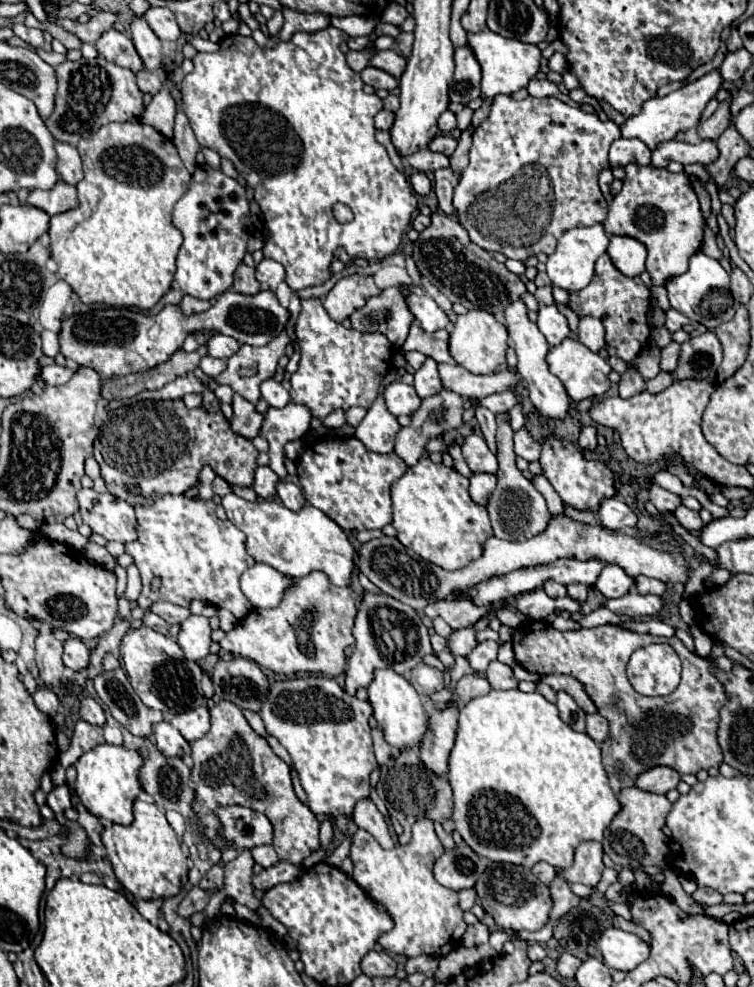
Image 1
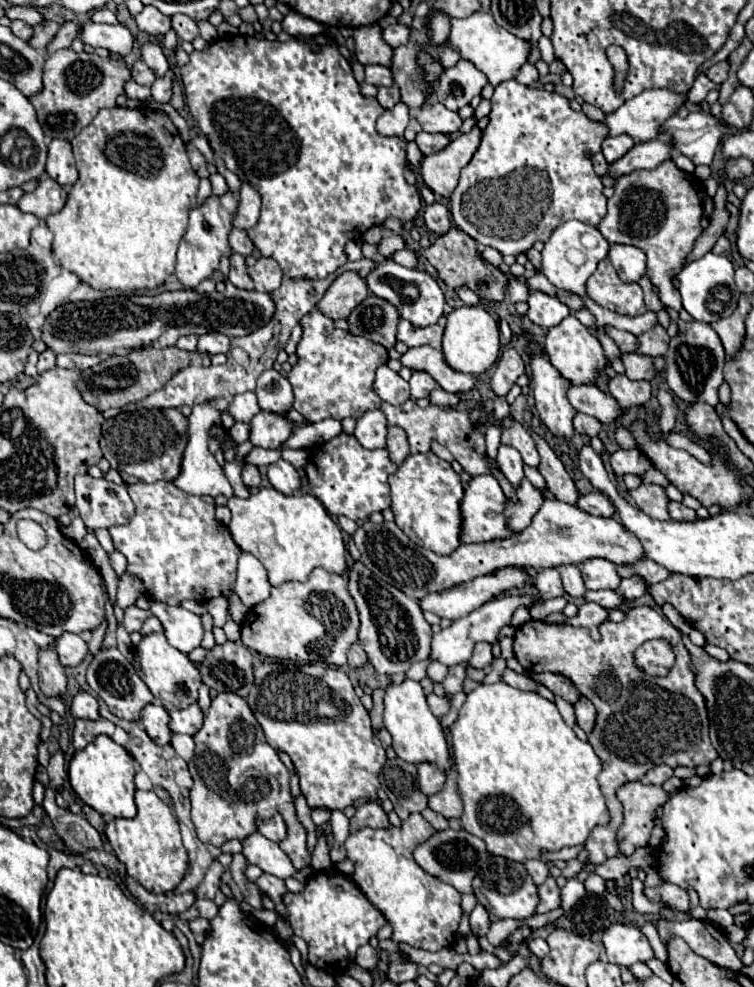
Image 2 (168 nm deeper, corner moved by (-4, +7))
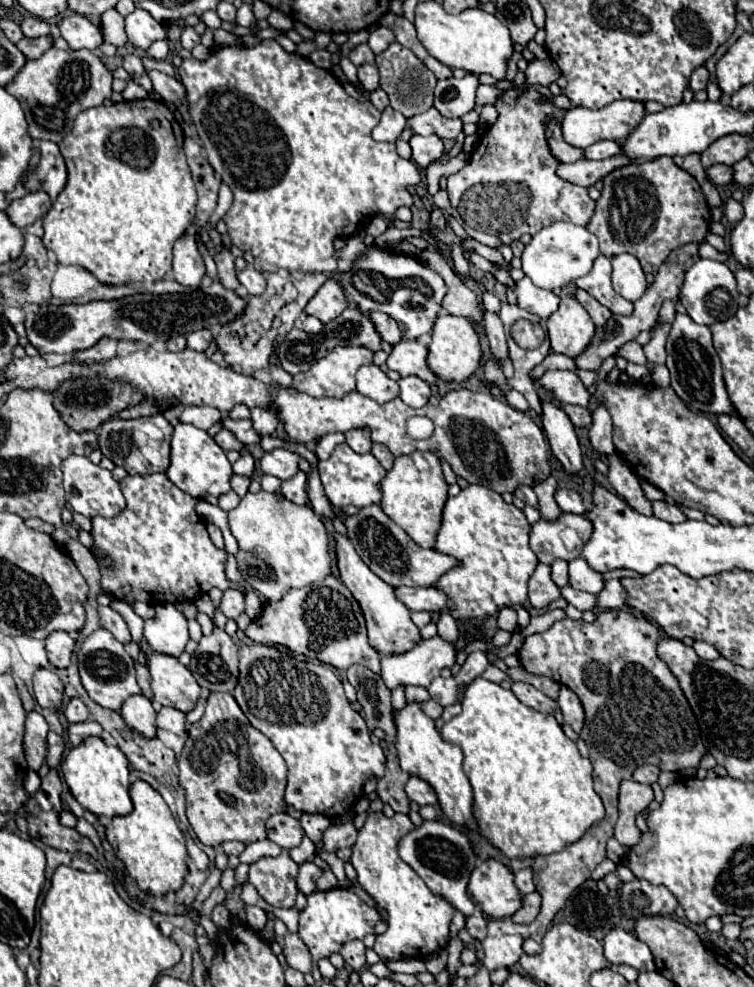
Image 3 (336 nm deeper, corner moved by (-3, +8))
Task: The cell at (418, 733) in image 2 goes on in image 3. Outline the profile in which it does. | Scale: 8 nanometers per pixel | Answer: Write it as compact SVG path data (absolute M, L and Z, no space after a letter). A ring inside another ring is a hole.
M407 703L405 709L397 711L395 725L397 725L395 745L397 745L401 769L407 771L409 775L415 775L415 777L427 781L435 789L439 807L451 823L465 825L467 829L477 831L477 819L473 813L473 791L461 769L461 763L463 763L461 749L443 741L441 733L435 729L433 719L421 711L419 703Z

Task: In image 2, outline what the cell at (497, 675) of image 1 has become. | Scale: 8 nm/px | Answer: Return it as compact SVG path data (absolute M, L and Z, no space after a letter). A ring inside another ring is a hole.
M506 668L504 674L502 674L502 680L508 684L508 686L514 686L518 690L536 690L536 682L526 676L526 674L516 674L514 670Z

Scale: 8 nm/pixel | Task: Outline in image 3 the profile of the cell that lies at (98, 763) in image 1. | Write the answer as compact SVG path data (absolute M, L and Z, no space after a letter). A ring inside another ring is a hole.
M89 737L85 743L73 747L65 761L61 763L65 783L71 789L71 795L83 805L83 809L95 813L97 817L115 817L127 815L133 811L129 797L129 761L119 747L109 747L99 737Z

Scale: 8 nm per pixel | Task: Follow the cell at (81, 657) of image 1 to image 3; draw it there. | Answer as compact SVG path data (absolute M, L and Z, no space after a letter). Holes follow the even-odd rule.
M55 631L45 639L45 649L49 663L55 667L67 667L71 663L75 641L65 631Z

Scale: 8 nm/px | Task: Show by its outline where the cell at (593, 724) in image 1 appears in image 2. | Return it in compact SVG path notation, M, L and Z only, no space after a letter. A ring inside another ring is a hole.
M580 698L576 704L574 704L574 710L576 710L576 720L580 724L580 728L590 734L594 730L594 720L596 720L596 708L594 704L590 704L588 698Z

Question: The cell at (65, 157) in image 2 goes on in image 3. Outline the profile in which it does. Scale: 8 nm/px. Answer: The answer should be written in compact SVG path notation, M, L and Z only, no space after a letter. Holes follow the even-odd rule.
M41 141L39 151L41 151L41 161L33 171L23 173L23 185L31 193L45 191L51 199L55 199L67 183L67 167L57 143Z

